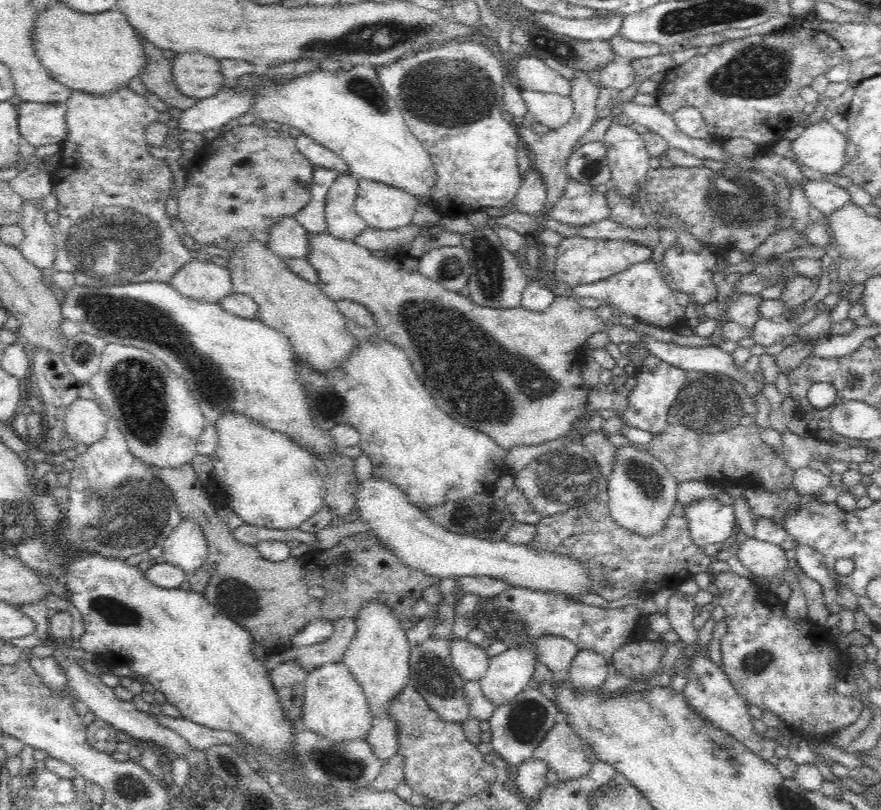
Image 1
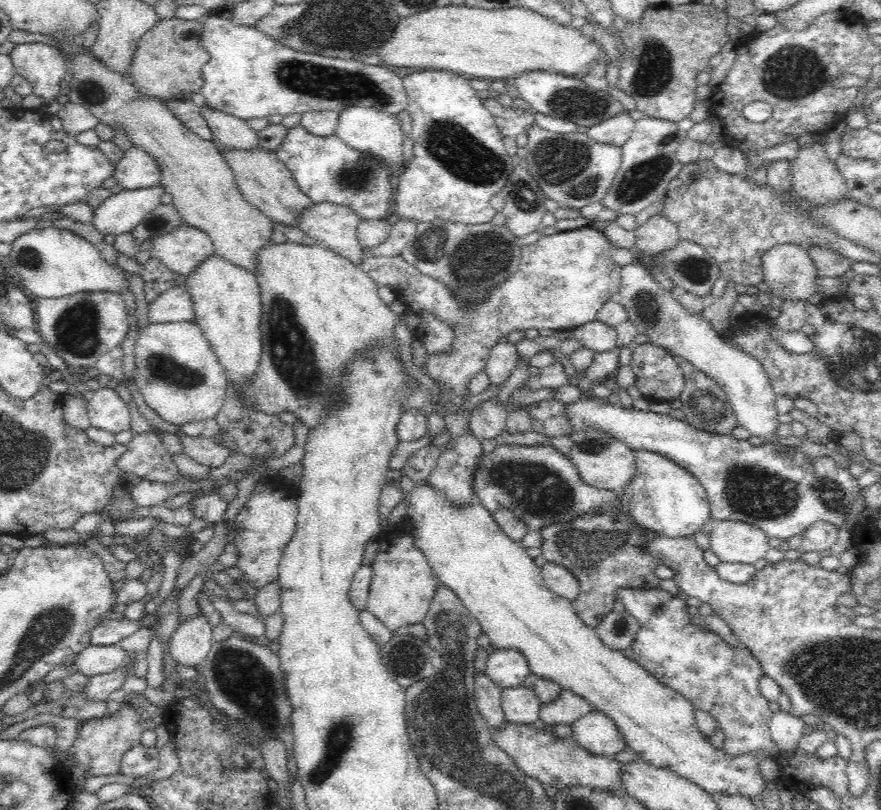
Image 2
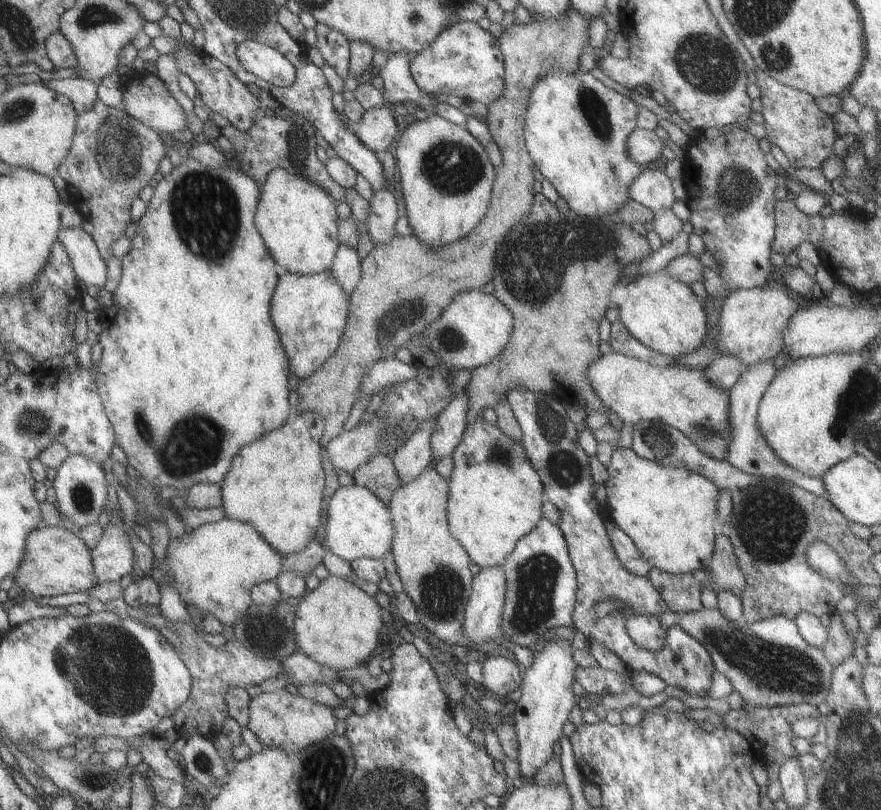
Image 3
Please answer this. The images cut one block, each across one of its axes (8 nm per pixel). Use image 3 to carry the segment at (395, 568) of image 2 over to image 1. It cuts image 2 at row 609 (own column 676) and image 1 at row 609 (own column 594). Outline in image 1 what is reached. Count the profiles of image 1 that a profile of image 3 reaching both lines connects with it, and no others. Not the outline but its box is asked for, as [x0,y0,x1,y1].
[343,600,412,713]

